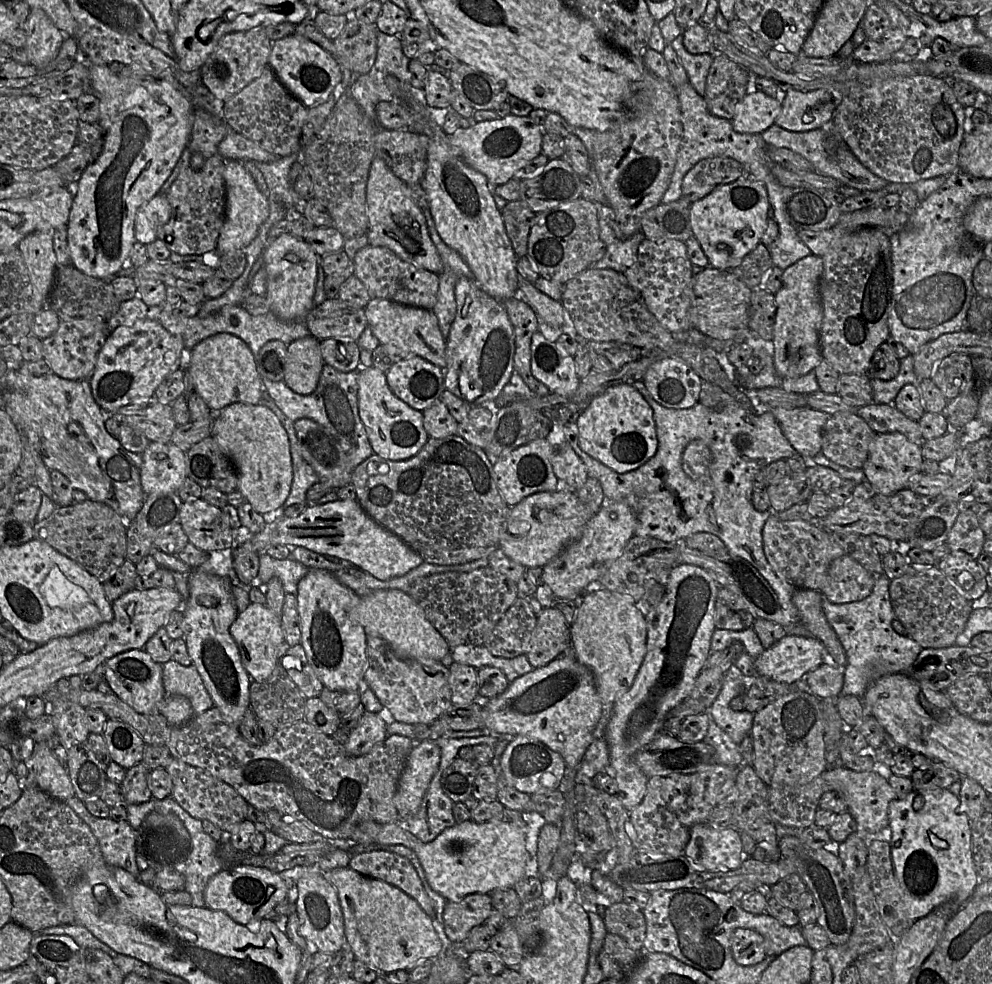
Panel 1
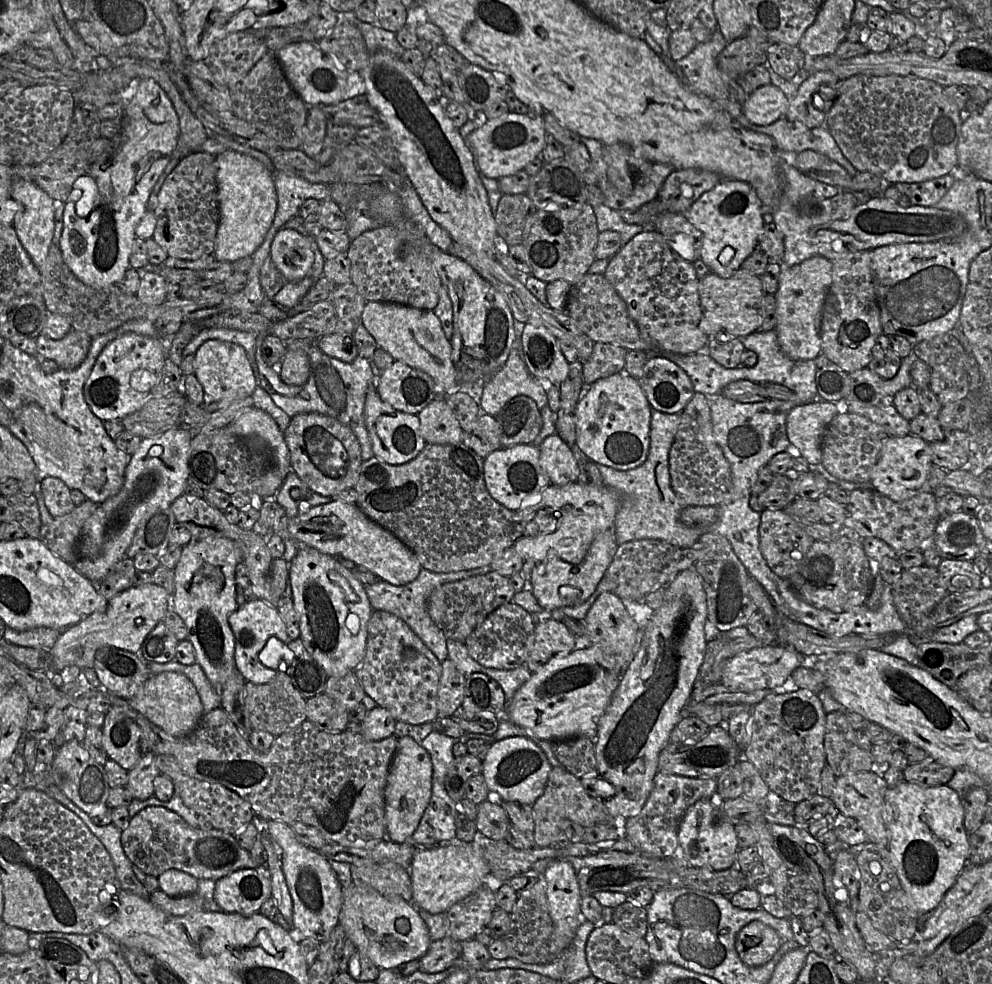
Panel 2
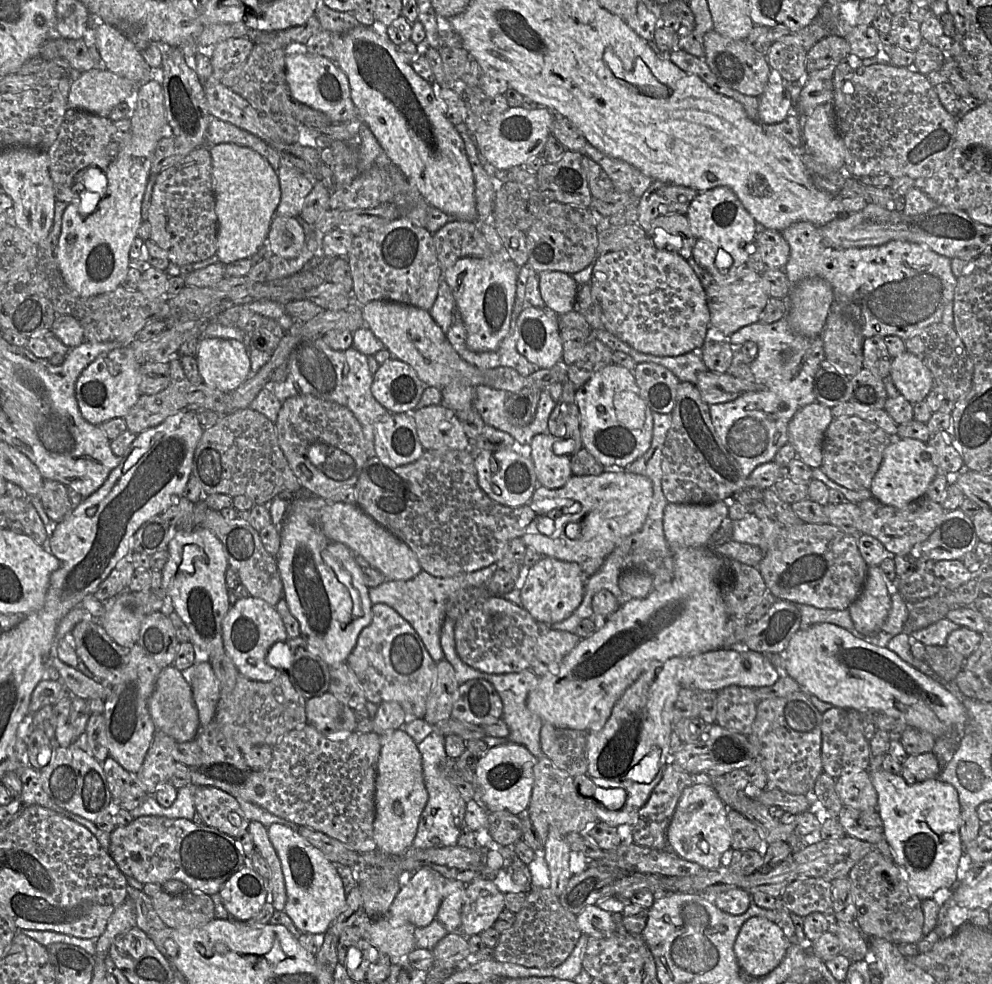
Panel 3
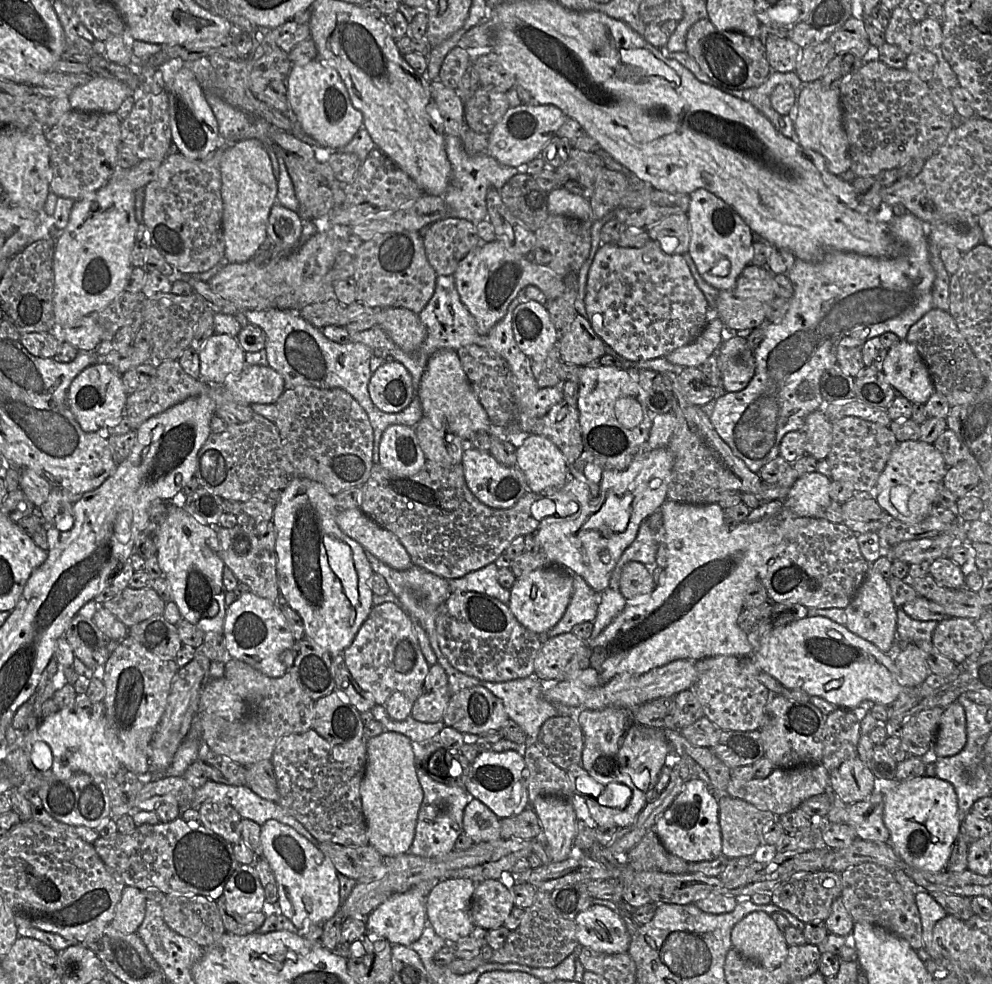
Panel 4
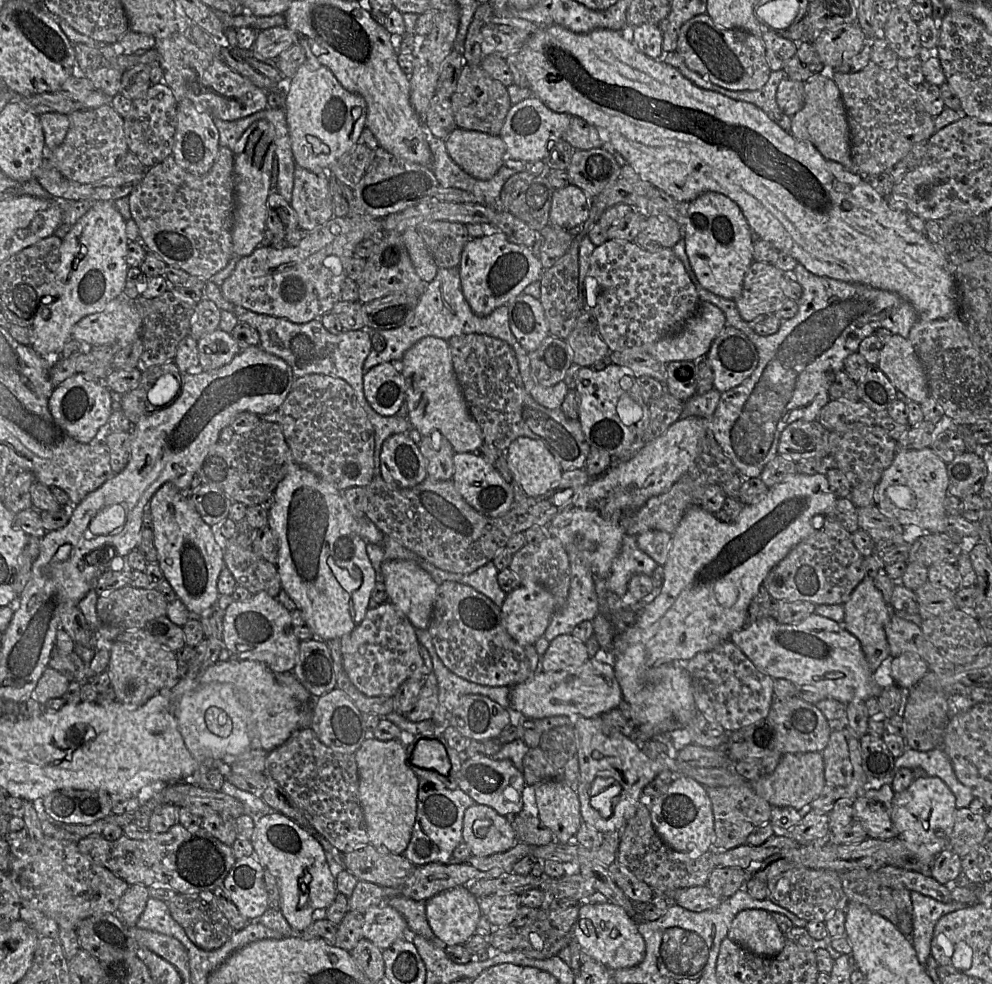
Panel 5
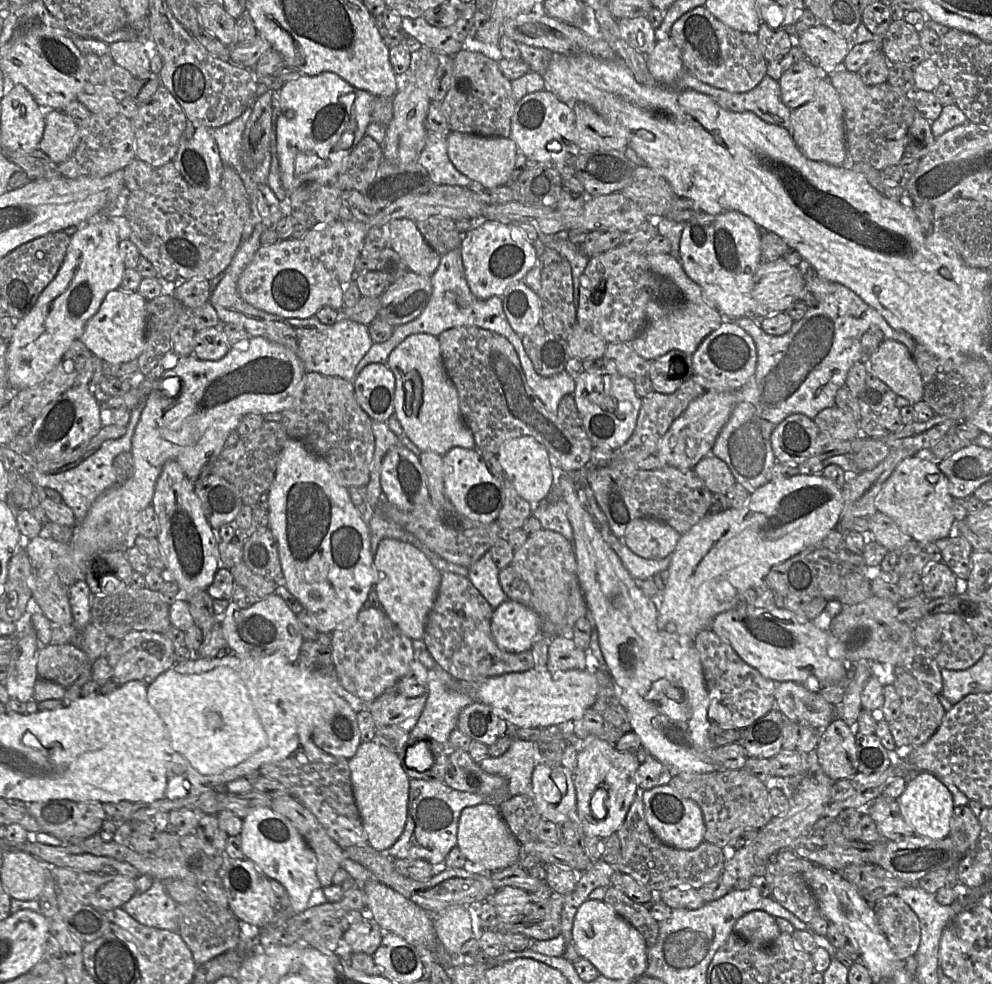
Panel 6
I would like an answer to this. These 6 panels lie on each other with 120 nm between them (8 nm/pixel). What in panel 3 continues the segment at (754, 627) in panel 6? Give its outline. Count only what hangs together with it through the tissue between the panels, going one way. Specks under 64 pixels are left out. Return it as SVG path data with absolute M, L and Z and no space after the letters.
M830 623L799 629L783 651L785 669L802 691L841 709L877 712L903 720L908 726L937 738L959 741L965 732L967 711L944 685L918 671L887 647L857 638Z

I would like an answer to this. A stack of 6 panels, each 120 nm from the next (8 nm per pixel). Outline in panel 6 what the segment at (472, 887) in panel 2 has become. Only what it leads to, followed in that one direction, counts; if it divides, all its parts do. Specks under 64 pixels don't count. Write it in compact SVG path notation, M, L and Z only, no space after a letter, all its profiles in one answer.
M362 919L343 933L341 946L334 953L343 959L349 959L352 953L357 952L373 955L383 935L383 930L374 919Z

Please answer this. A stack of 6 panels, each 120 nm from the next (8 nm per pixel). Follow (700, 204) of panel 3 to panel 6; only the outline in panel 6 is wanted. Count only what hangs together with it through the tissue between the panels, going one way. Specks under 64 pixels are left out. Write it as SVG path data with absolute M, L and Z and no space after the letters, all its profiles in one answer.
M725 211L718 215L699 213L686 222L679 248L679 260L687 276L702 289L707 301L727 320L735 321L752 316L752 290L754 276L762 263L761 236L749 217L737 211Z

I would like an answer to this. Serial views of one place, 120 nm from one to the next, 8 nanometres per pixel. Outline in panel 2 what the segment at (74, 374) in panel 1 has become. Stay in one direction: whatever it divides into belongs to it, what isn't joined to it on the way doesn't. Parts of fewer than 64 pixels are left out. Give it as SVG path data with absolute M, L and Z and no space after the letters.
M73 329L60 340L40 334L36 338L36 357L52 359L60 369L73 370L86 358L92 339L87 333Z

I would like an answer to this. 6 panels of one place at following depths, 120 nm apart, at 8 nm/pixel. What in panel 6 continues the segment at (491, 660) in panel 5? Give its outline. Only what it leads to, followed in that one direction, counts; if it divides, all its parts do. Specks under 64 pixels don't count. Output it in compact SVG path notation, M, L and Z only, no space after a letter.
M452 572L442 573L438 595L427 617L422 639L434 661L455 679L475 684L489 677L534 668L531 650L511 653L497 646L491 635L494 610L467 577Z

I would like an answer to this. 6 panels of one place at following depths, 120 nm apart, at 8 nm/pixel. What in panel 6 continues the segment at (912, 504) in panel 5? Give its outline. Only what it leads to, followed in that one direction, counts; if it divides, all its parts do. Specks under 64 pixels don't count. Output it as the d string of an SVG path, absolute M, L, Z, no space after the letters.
M920 450L914 456L903 459L896 466L877 495L875 506L877 511L889 516L898 525L900 530L909 535L911 539L923 542L935 542L950 535L953 521L955 521L952 514L952 500L949 480L940 471L938 462L934 460L929 450Z

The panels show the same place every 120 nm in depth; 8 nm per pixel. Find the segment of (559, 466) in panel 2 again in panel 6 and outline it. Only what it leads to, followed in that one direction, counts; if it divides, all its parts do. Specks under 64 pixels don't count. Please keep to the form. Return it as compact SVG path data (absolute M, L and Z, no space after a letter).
M522 436L505 442L497 459L507 477L515 487L517 493L532 506L544 503L551 491L556 488L556 469L543 445L531 436Z

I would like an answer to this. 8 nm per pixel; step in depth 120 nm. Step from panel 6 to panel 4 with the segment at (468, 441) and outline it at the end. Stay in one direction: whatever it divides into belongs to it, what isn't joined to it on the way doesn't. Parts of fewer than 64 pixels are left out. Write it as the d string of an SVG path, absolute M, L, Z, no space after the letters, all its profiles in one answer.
M440 349L429 357L417 396L421 401L424 416L430 418L436 428L445 429L466 441L478 431L489 432L491 421L479 402L455 350Z

